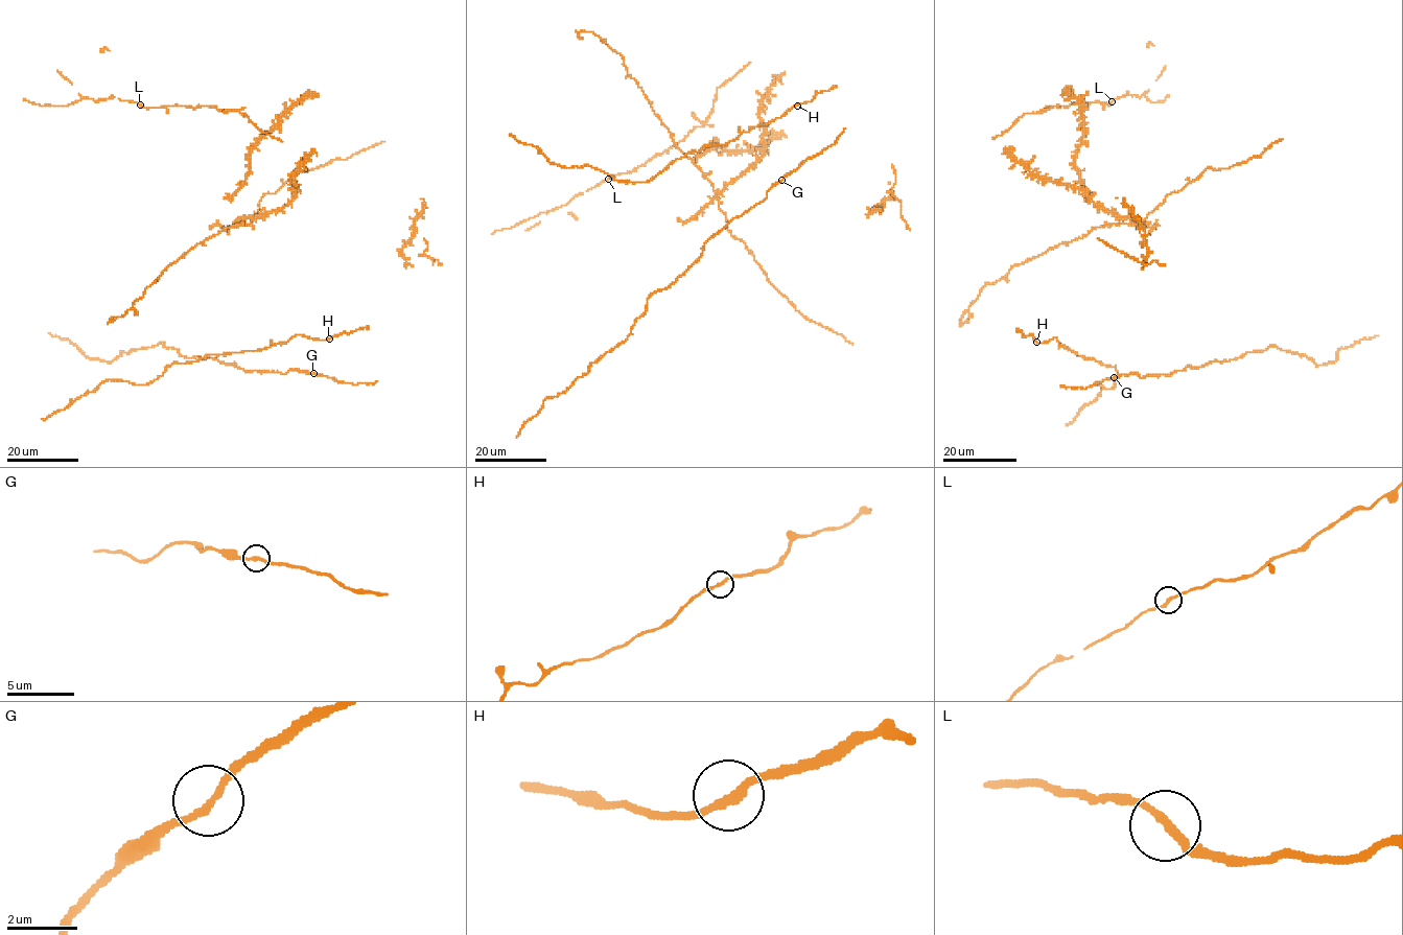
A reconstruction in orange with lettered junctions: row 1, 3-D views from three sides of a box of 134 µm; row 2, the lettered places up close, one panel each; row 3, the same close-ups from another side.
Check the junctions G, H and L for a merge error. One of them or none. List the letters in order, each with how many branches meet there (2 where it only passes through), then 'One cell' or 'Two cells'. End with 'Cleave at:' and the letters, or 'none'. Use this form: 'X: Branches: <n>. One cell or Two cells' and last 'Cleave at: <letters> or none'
G: Branches: 2. One cell
H: Branches: 2. One cell
L: Branches: 2. One cell
Cleave at: none

